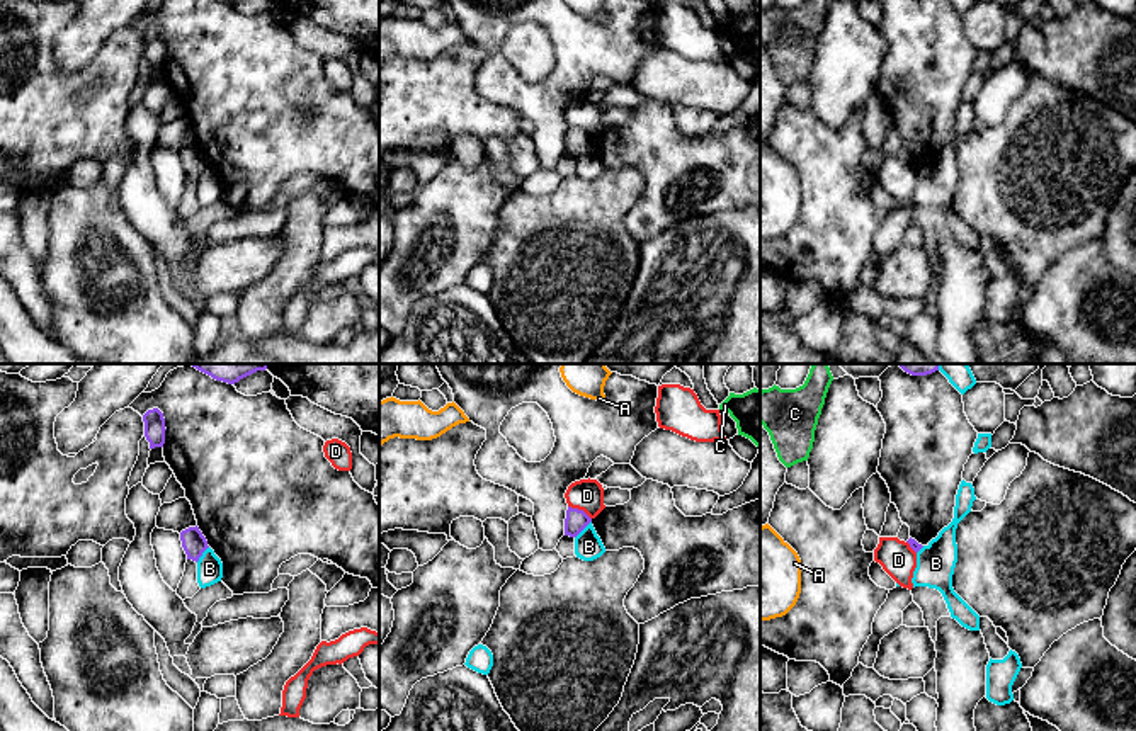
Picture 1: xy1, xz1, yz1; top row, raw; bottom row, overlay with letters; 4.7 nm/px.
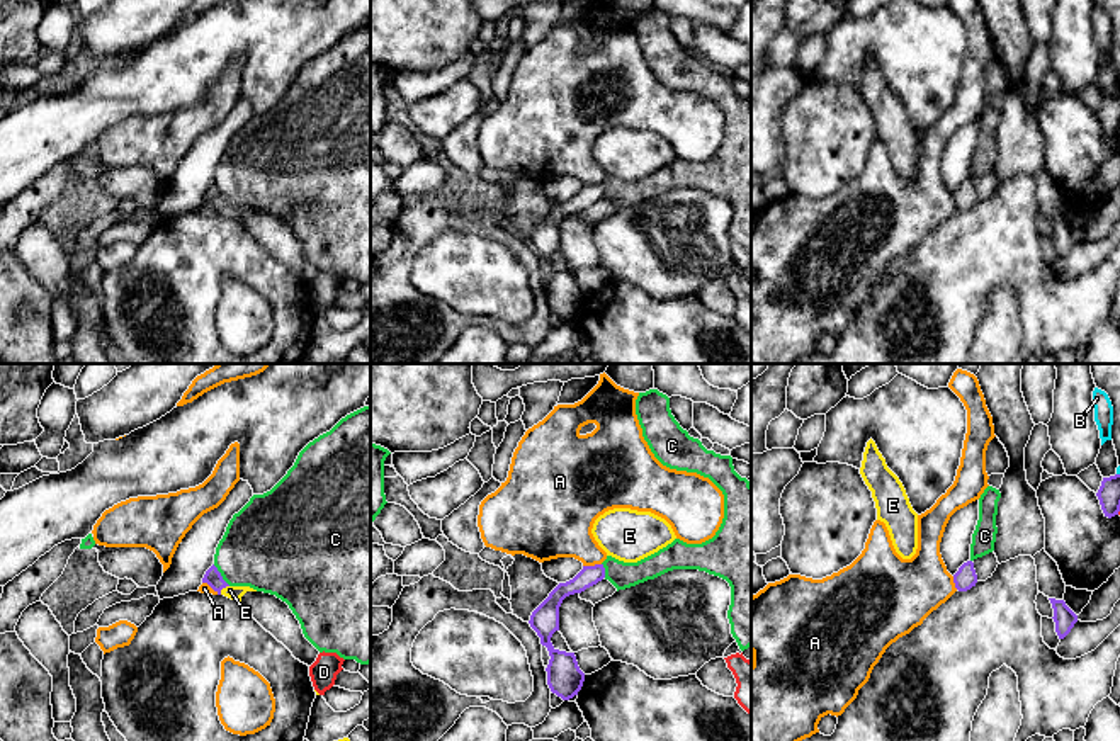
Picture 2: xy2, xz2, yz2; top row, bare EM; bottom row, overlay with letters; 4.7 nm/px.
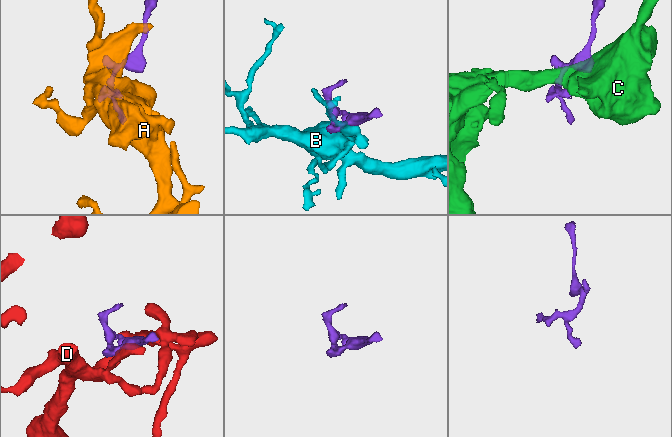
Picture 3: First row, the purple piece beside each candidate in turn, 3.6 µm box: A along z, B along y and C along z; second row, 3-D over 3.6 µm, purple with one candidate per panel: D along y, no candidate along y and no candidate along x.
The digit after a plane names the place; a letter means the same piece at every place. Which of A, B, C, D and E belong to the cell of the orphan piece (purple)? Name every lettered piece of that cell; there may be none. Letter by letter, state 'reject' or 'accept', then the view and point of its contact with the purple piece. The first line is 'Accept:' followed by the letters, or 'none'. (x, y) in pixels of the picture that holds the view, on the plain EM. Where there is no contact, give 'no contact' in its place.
Accept: E
A: reject; meets purple in xz2 at (592, 186)
B: reject; meets purple in xz1 at (584, 147)
C: reject; meets purple in xy2 at (220, 194)
D: reject; meets purple in xz1 at (580, 130)
E: accept; meets purple in xy2 at (223, 206)

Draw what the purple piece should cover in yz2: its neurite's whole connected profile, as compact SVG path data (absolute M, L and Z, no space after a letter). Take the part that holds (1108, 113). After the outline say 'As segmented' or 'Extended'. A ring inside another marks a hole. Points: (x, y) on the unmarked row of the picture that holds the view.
M1120 93L1103 97L1096 112L1105 136L1112 138L1120 131Z. As segmented

